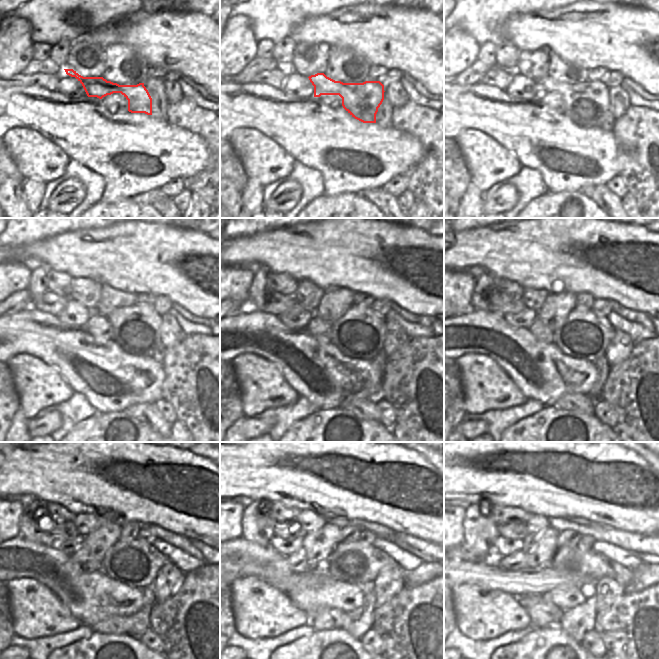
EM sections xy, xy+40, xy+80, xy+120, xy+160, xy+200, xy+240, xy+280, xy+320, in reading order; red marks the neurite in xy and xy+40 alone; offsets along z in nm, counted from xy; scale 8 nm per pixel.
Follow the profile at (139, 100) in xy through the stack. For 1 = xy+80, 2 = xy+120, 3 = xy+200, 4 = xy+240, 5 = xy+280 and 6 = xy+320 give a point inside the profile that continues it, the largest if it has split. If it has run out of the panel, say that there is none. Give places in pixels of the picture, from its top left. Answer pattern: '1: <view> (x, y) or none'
1: xy+80 (585, 104)
2: xy+120 (136, 330)
3: xy+200 (584, 334)
4: xy+240 (136, 563)
5: xy+280 (358, 563)
6: xy+320 (591, 564)

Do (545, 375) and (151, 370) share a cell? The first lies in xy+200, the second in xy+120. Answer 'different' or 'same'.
same

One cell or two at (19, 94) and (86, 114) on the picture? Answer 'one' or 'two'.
one

